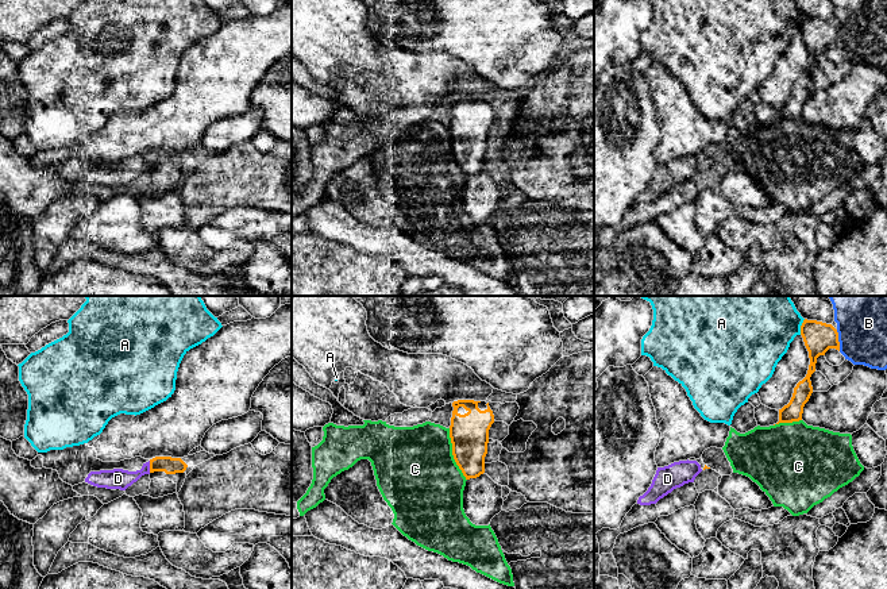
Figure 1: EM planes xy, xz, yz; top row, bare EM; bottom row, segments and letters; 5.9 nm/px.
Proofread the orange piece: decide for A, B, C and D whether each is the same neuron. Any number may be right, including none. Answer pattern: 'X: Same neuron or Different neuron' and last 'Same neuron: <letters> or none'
A: Different neuron
B: Same neuron
C: Different neuron
D: Different neuron
Same neuron: B

